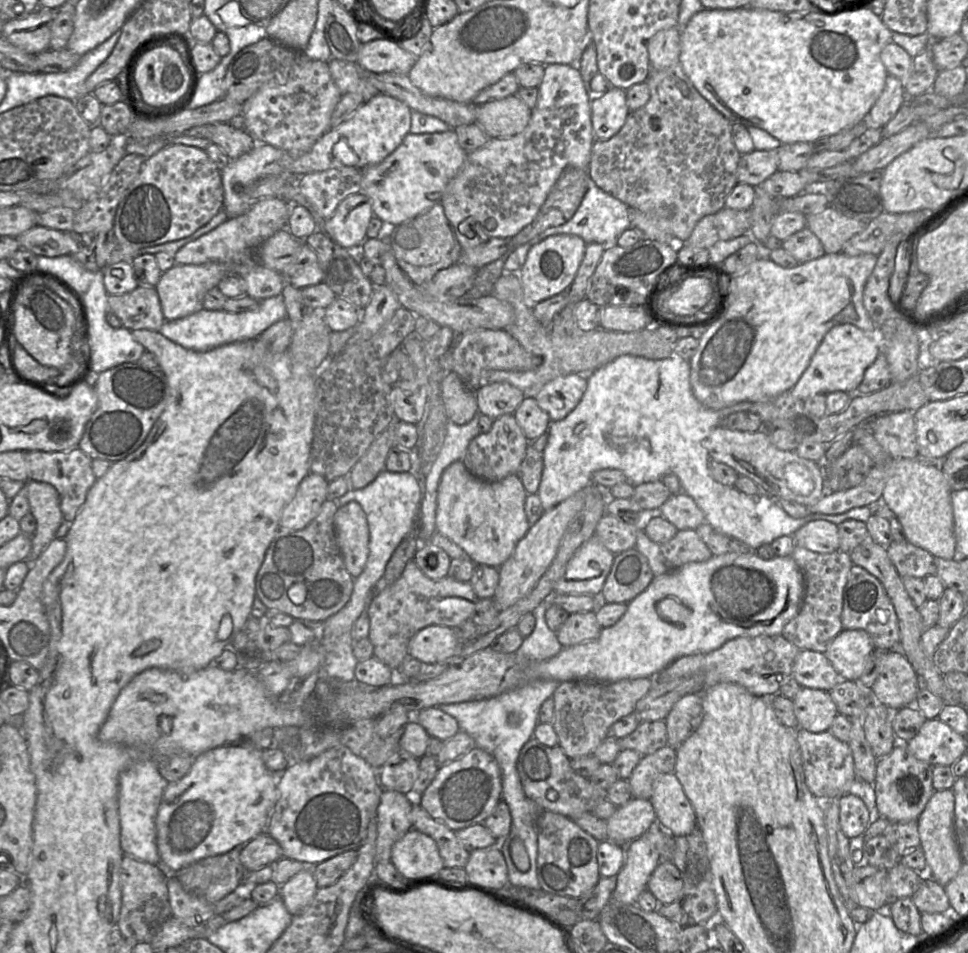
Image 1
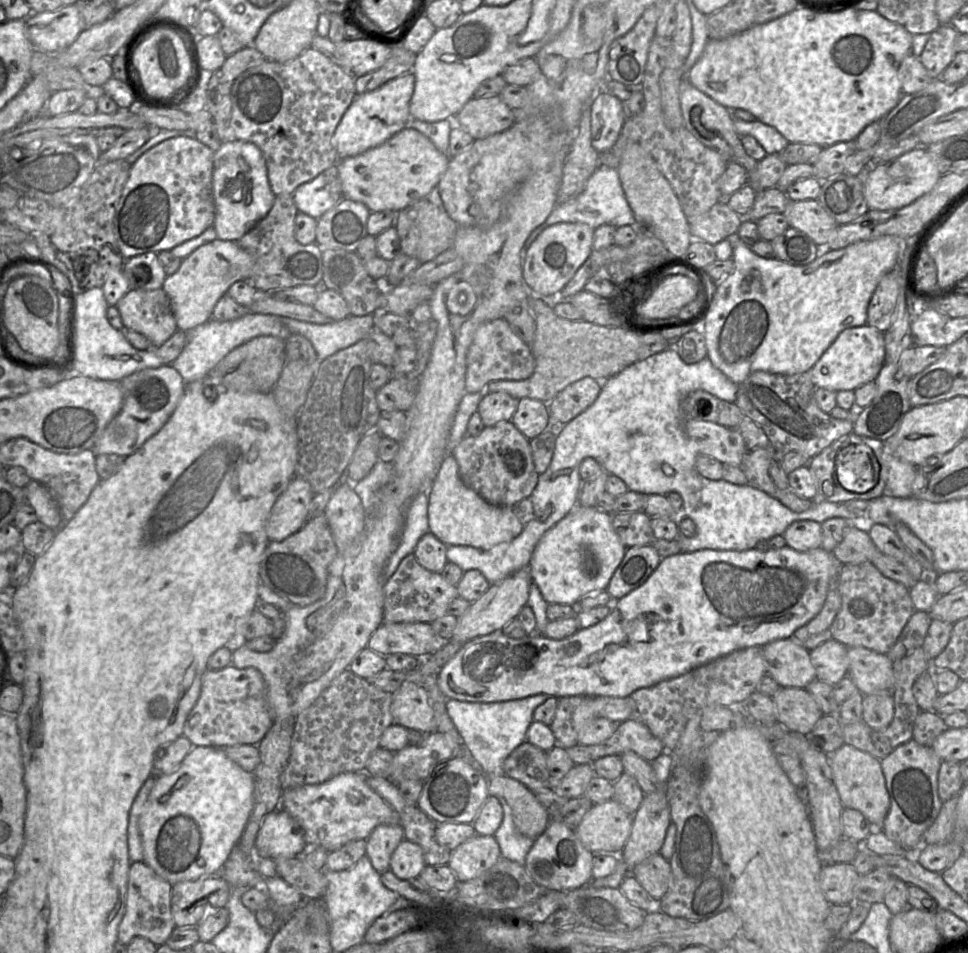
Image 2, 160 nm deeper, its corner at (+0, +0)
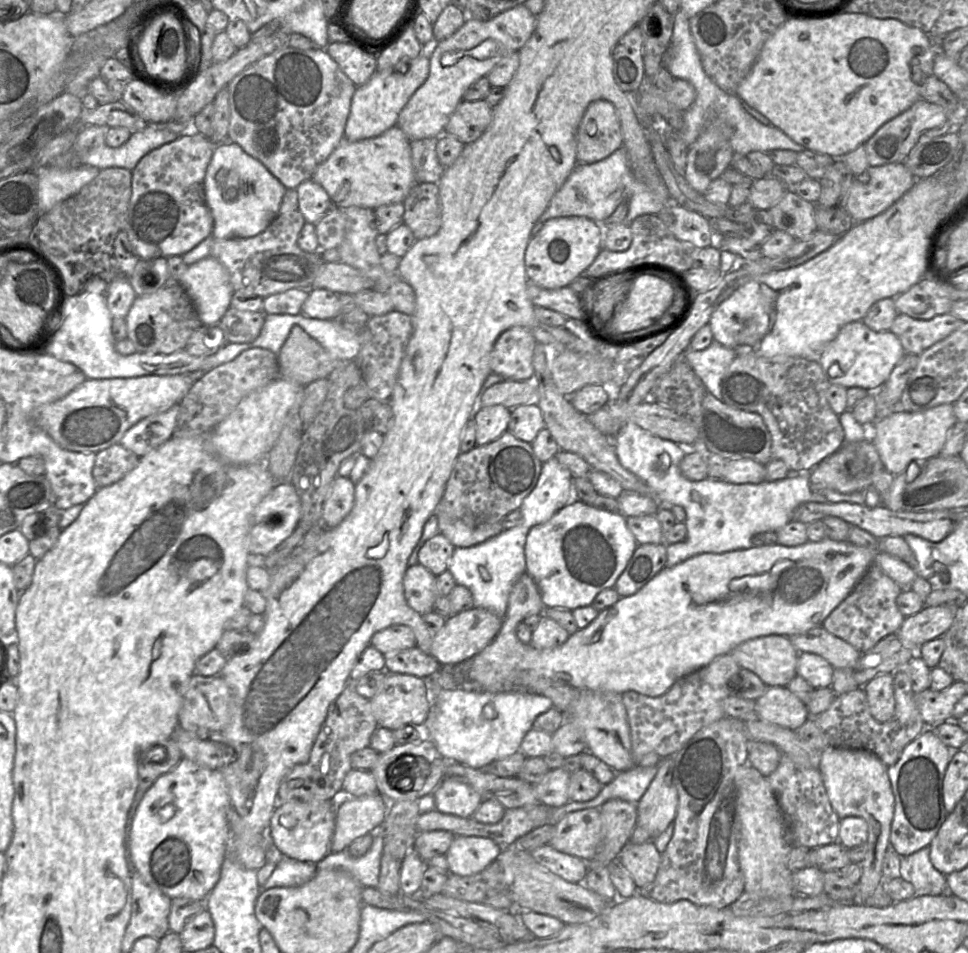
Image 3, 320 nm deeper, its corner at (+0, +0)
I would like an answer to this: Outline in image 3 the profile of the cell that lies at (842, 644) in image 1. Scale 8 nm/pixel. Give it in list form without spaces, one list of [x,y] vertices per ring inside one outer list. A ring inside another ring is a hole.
[[[801,652],[796,663],[798,676],[803,677],[814,689],[832,685],[834,667],[823,657]]]

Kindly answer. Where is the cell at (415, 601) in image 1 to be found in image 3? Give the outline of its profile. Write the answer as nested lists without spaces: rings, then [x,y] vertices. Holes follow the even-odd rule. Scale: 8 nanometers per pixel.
[[[420,564],[412,565],[405,571],[403,590],[407,604],[420,615],[431,612],[439,596],[436,576]]]

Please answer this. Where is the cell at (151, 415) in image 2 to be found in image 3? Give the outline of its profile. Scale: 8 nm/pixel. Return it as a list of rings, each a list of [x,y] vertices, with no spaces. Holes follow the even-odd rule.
[[[176,404],[165,412],[143,418],[128,429],[119,444],[143,457],[172,437],[179,413]]]

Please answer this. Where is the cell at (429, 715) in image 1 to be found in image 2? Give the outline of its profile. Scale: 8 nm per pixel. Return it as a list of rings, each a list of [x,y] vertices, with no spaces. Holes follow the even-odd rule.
[[[411,680],[402,683],[392,694],[390,711],[394,724],[426,734],[437,730],[434,711],[426,690]]]

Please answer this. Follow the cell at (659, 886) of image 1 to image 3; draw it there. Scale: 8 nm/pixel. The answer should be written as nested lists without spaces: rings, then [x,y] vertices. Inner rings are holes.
[[[651,840],[642,844],[628,842],[616,862],[632,877],[638,889],[645,889],[656,877],[661,855]]]

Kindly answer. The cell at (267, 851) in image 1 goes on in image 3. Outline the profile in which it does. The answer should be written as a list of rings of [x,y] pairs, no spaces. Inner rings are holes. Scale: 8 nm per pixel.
[[[333,800],[278,802],[268,826],[270,842],[284,856],[316,864],[331,852],[335,817],[336,804]]]

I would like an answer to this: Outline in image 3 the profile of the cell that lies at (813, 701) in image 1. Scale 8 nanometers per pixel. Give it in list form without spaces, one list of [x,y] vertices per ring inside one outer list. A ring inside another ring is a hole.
[[[768,687],[755,701],[755,716],[795,731],[810,714],[806,705],[787,687]]]

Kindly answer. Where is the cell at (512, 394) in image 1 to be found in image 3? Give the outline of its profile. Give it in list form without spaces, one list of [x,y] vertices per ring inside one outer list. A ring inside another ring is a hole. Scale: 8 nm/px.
[[[502,405],[480,408],[474,416],[476,446],[491,443],[508,431],[510,417],[511,410]]]

